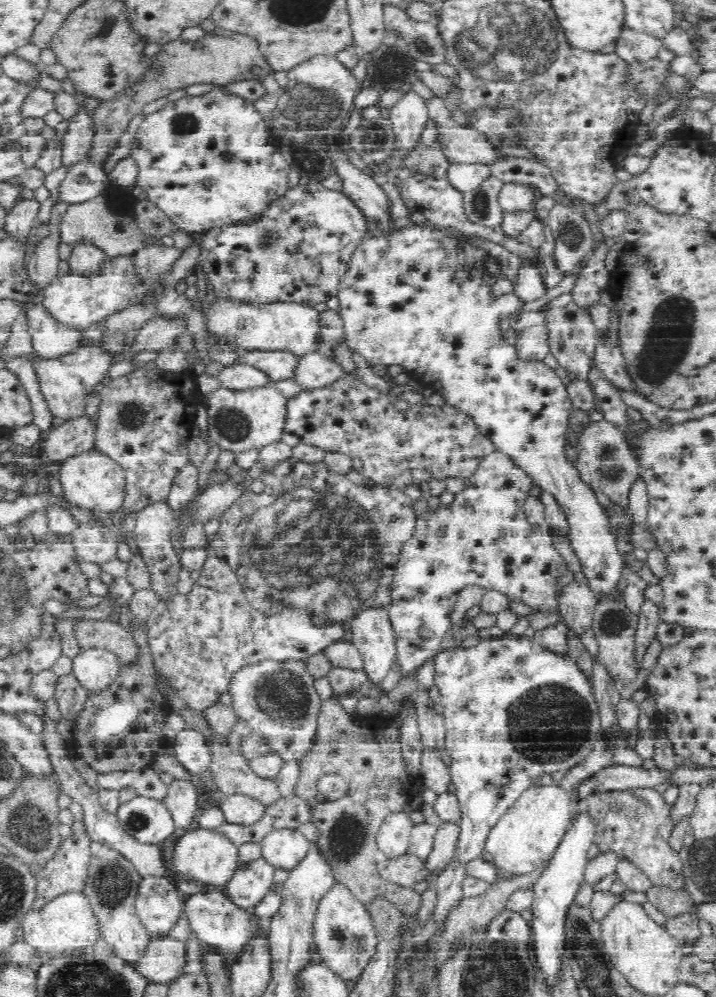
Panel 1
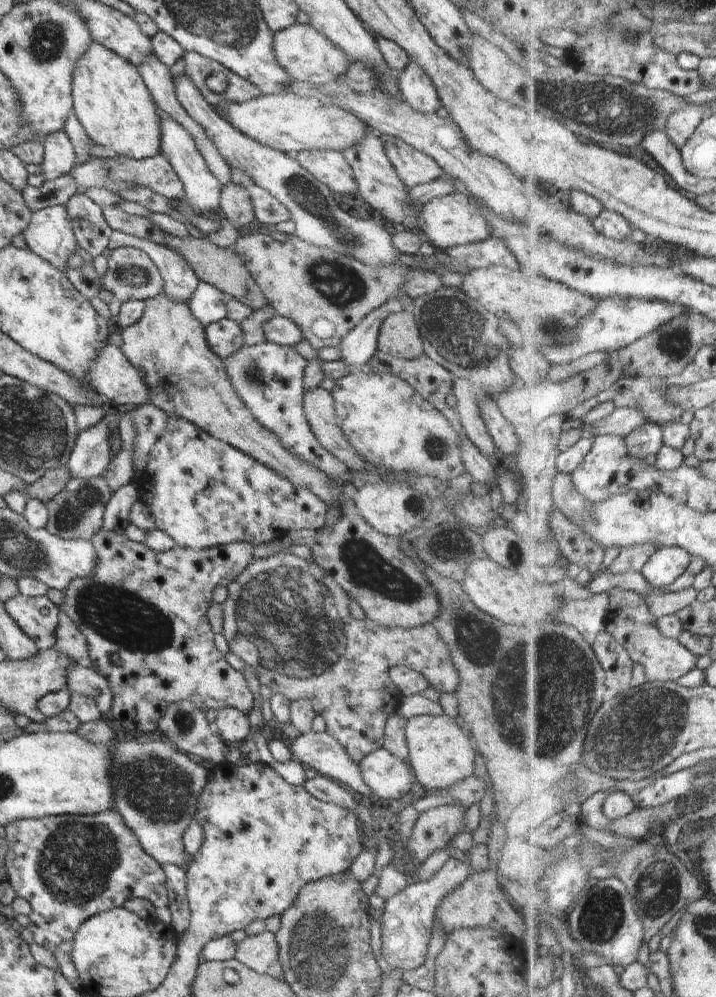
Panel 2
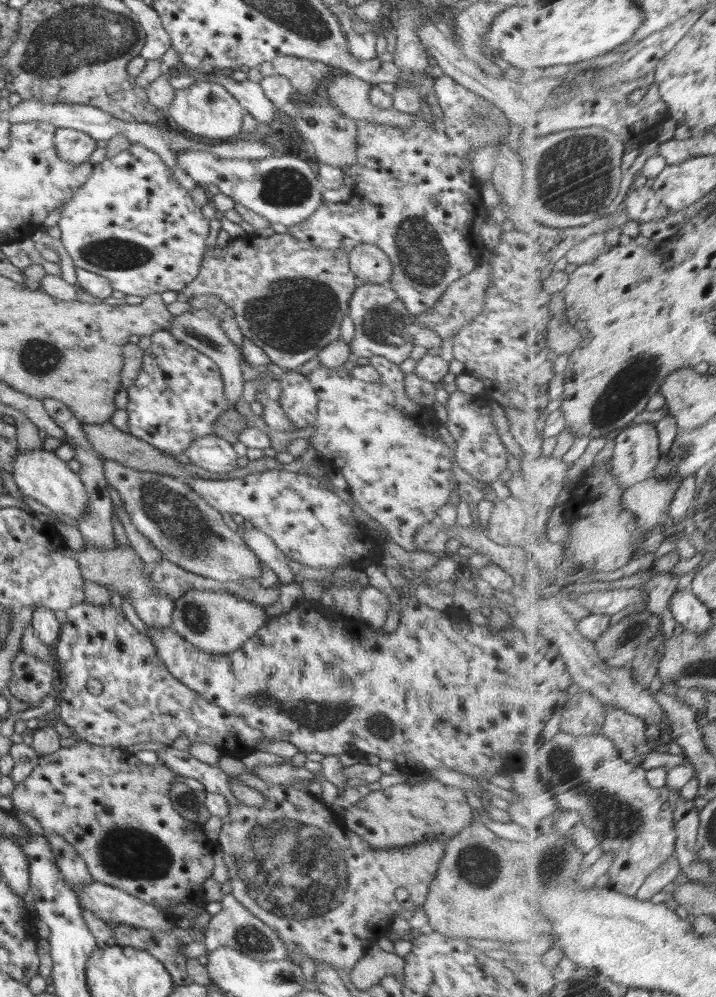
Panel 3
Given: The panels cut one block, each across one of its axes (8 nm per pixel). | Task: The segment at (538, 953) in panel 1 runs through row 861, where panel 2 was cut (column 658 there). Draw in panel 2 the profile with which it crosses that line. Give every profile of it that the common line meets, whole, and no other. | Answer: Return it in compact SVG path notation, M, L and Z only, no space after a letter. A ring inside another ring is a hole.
M664 546L644 566L644 576L657 588L667 589L690 568L692 554L682 546Z

